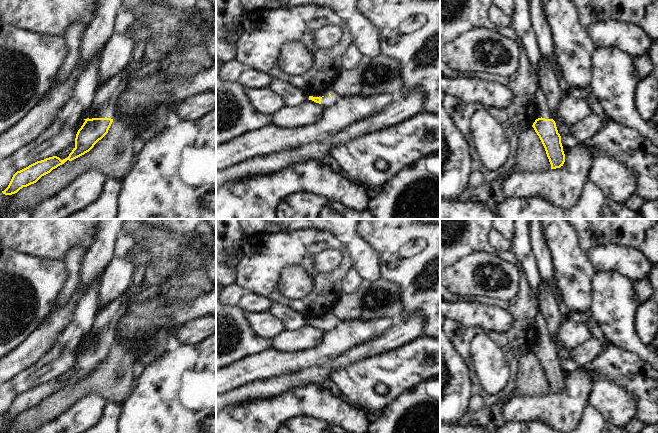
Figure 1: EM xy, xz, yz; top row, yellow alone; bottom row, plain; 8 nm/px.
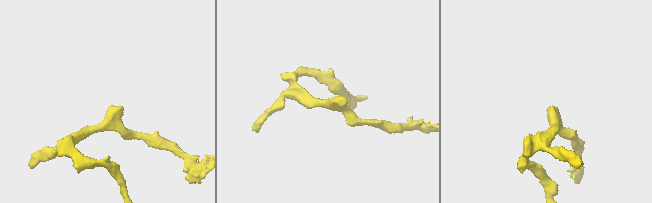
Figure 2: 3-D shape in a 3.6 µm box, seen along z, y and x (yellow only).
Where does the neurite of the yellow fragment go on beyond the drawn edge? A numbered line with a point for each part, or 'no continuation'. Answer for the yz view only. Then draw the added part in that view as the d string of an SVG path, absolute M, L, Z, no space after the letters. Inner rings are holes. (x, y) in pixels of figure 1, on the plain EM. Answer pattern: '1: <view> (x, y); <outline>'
1: yz (540, 325); M540 312L536 314L533 328L535 330L534 337L517 337L515 334L514 326L511 327L509 330L488 330L486 333L496 345L498 343L530 343L534 347L536 343L541 341L545 343L553 343L553 339L550 333L547 331L547 322Z

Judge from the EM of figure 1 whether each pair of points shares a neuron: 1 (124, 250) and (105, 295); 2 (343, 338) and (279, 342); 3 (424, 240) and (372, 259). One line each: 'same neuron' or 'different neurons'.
1: different neurons
2: different neurons
3: different neurons

